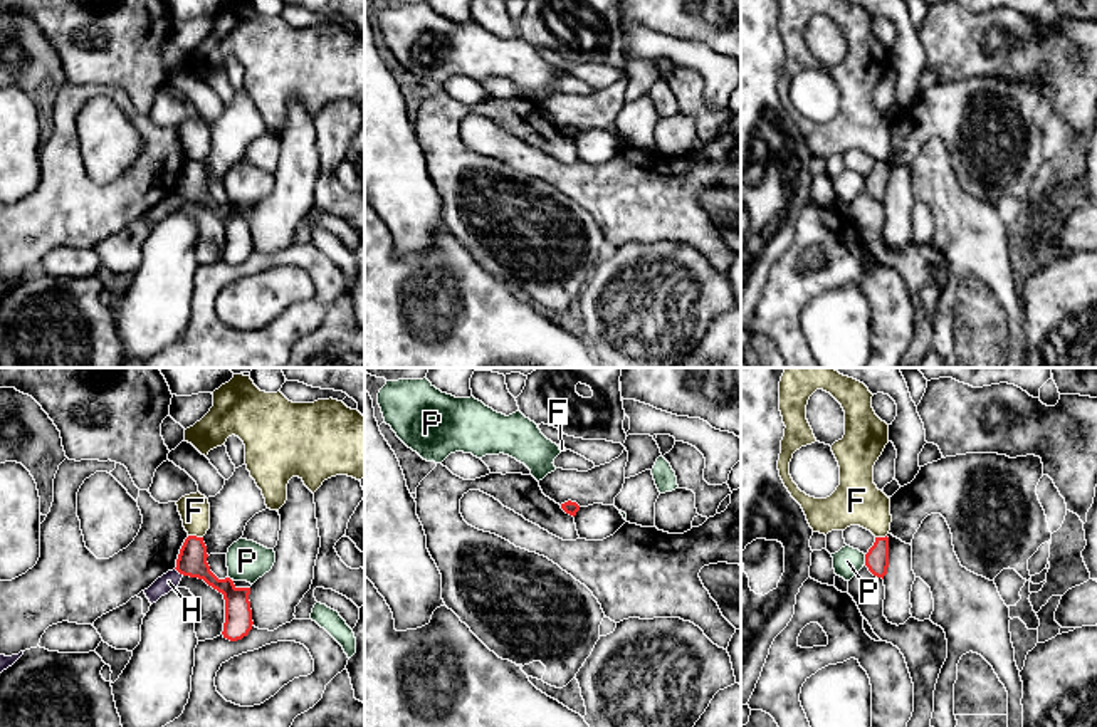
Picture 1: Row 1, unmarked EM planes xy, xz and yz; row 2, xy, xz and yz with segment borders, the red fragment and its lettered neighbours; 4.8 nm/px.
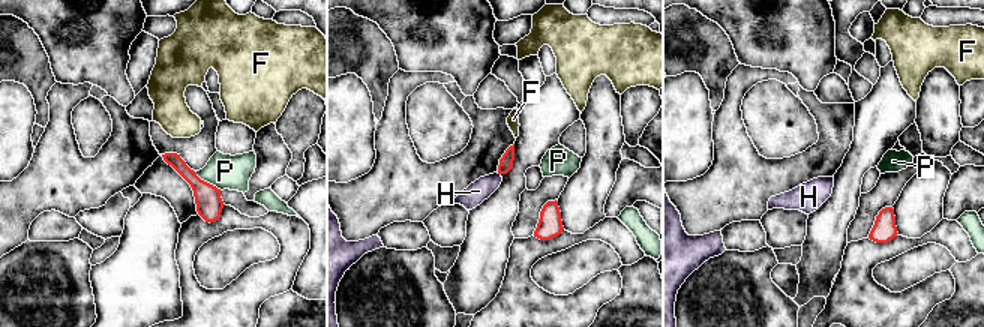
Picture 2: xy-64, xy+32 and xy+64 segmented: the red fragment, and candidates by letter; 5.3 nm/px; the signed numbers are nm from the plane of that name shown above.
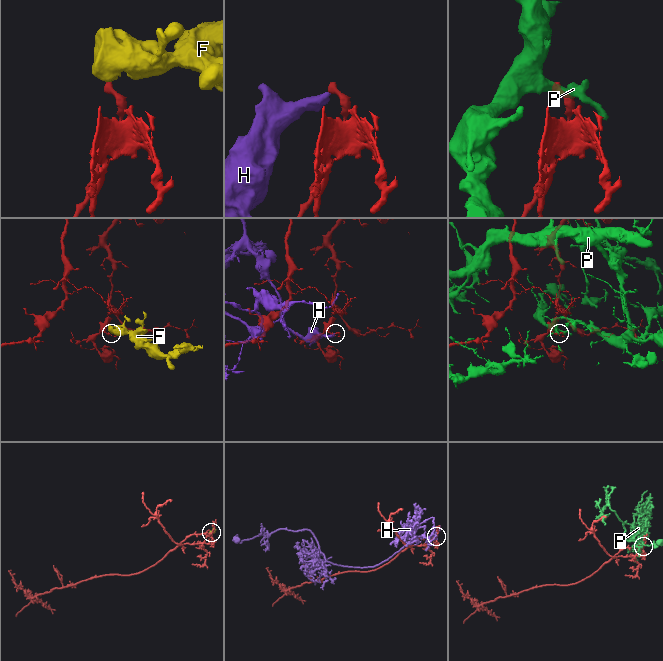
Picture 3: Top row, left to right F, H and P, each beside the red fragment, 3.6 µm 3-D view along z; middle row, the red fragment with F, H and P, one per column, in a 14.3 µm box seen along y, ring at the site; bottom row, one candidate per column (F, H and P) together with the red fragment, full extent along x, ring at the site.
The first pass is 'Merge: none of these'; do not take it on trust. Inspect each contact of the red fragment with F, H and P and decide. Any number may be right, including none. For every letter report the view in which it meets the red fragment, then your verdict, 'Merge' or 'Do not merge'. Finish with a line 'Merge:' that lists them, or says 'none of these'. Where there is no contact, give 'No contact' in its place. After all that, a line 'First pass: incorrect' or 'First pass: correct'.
F: Touches red in xy. Do not merge
H: Touches red in xy. Do not merge
P: Touches red in yz. Do not merge
Merge: none of these
First pass: correct

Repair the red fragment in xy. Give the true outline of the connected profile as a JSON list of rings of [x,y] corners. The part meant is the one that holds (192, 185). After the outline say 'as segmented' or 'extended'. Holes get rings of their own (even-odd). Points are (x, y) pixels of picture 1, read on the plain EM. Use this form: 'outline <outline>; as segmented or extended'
outline [[[188,160],[176,183],[176,195],[183,200],[203,203],[208,210],[223,218],[225,247],[223,262],[242,264],[252,254],[250,212],[237,212],[230,201],[218,203],[207,186],[207,170],[203,161]]]; as segmented

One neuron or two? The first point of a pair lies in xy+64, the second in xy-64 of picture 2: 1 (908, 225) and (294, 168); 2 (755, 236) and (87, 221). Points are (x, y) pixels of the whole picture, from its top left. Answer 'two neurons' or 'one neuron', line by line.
1: two neurons
2: two neurons

